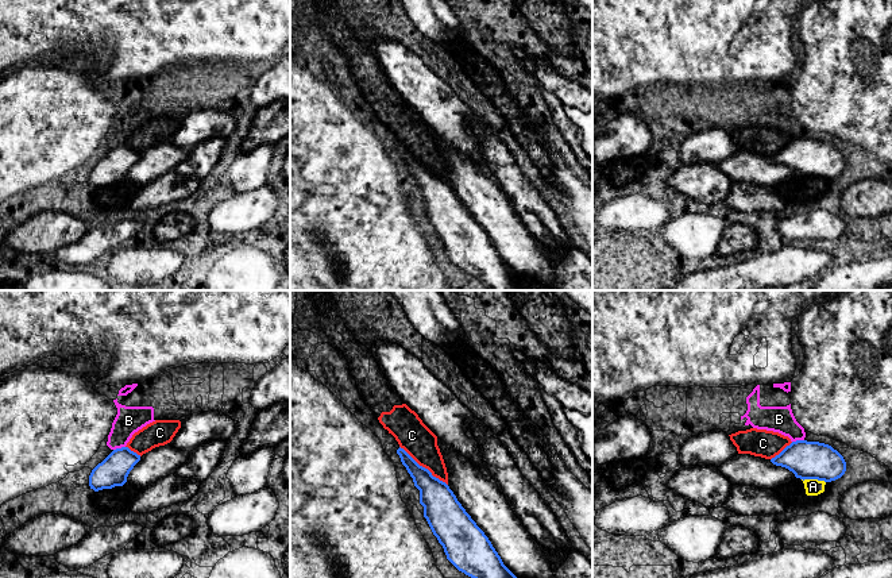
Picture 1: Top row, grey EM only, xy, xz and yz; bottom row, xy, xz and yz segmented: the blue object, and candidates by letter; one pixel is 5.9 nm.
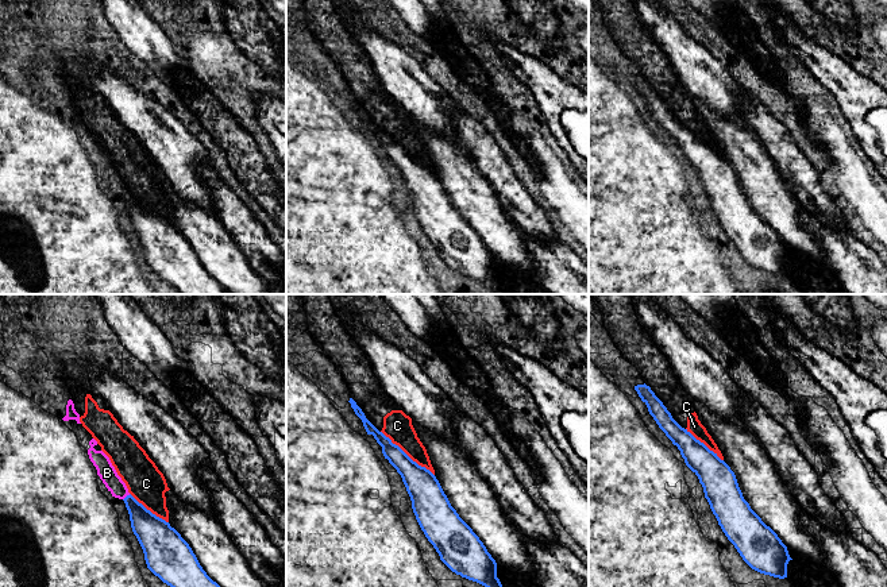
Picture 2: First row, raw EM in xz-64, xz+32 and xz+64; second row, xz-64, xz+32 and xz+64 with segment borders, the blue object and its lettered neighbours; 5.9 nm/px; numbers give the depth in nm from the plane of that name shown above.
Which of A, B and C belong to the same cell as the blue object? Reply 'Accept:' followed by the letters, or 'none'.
Accept: none

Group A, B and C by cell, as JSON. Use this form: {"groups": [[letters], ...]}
{"groups": [["A"], ["B", "C"]]}

